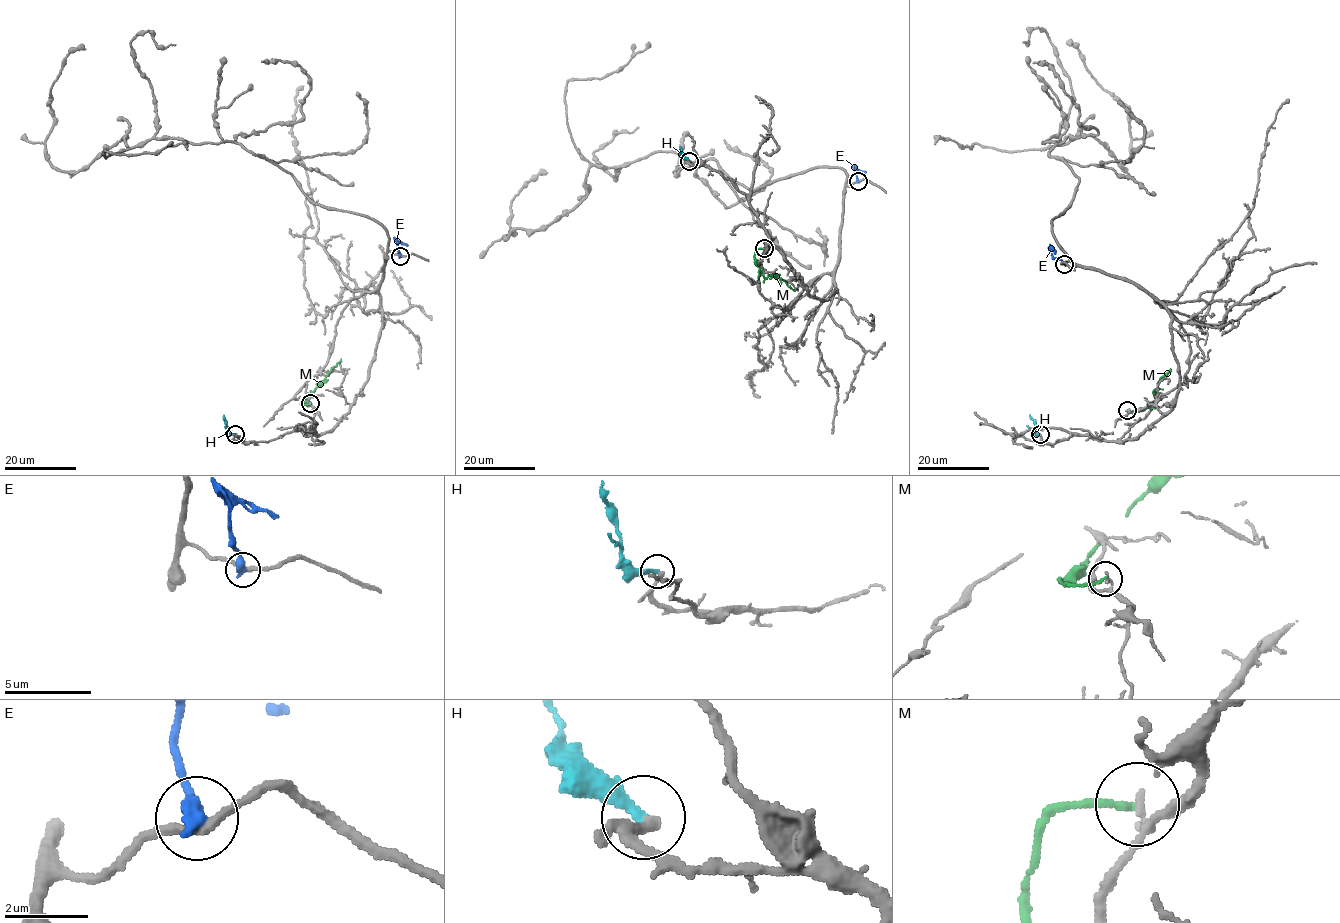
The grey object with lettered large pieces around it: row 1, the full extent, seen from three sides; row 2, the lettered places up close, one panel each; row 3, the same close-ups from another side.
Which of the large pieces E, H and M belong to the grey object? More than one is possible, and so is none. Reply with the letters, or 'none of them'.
H

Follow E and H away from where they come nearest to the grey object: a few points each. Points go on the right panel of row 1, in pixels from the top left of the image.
E: (1064, 264), (1052, 256), (1050, 247), (1055, 253)
H: (1039, 434), (1034, 429), (1030, 414)

